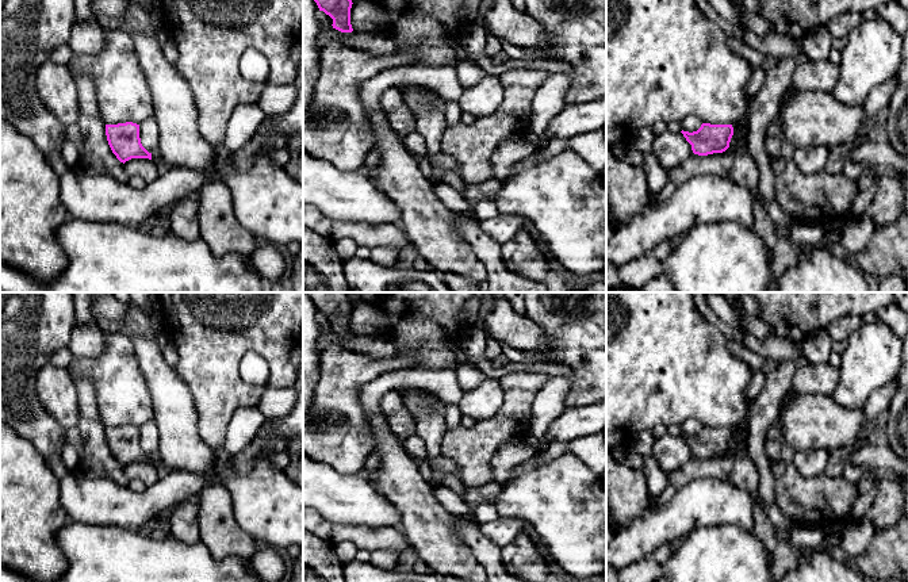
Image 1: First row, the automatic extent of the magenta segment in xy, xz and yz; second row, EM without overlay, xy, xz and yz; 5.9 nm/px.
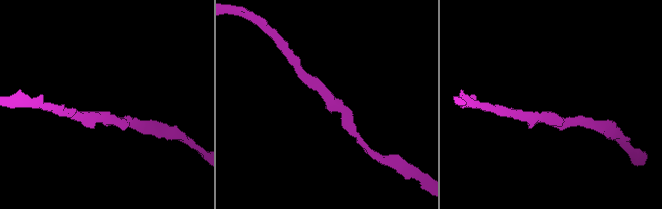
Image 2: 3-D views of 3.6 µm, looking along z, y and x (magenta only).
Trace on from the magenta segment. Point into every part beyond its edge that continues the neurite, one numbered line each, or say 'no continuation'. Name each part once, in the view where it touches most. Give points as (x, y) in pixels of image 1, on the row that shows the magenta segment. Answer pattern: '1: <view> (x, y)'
no continuation

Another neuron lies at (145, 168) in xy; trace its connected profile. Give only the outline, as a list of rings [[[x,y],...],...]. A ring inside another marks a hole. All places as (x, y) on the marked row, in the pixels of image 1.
[[[131,158],[123,164],[123,169],[129,177],[139,176],[147,184],[160,176],[154,162],[149,158]]]

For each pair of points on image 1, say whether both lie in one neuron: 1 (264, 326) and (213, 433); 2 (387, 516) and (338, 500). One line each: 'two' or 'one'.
1: one
2: one

